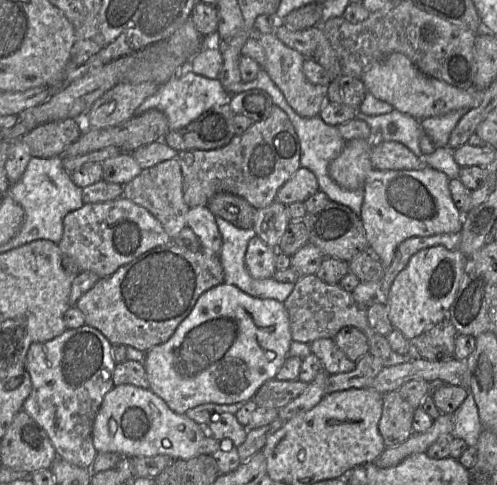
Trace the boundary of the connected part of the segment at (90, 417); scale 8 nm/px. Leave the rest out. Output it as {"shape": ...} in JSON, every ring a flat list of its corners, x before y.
{"shape":[[86,324,80,328,66,329,62,335,45,343,31,344,26,356,26,370,30,374,32,391,24,401,22,410,46,431,58,458,75,466,91,469,98,454,93,445,94,421,105,395,114,387,116,364,109,340,99,330]]}

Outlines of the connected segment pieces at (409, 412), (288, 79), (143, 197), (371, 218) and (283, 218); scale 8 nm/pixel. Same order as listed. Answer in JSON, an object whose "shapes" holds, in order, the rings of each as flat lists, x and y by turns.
{"shapes":[[[397,391,383,394,383,409,378,423,385,450,407,441,413,434,413,414,416,408]],[[254,33,252,36,258,39,265,51,263,69,283,93,286,101,293,110,304,118,312,118,319,115,323,105,327,101,325,92,326,87,312,84,306,79,302,70,305,57,298,51,285,45,273,33]],[[177,158,143,169,138,176,124,185,123,196,149,211,172,240,187,226,186,216,190,207,184,201,182,171]],[[425,165,419,170,373,170,364,184,361,219,370,247,387,269,398,246,408,238,460,233,464,214,455,205,449,189,450,178]],[[274,201,271,205,257,209,253,229,256,235,268,246,277,249,278,243,289,225,287,205]]]}

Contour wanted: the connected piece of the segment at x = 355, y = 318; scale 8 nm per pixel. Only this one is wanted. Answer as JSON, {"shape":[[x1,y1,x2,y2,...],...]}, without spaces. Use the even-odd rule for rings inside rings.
{"shape":[[316,274,302,276,283,304,289,315,292,340,295,342,310,344,321,338,334,339,342,328,356,327,365,334,369,353,380,359,383,367,403,364,416,357,413,352,401,355,392,350,386,336,378,334,370,327,367,307,358,304,352,294,339,284,327,284]]}

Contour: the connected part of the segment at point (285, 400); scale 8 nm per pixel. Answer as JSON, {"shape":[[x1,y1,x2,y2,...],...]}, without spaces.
{"shape":[[271,379,266,381,252,397,252,400,263,408,281,409,298,397,308,383,300,380,280,381]]}

